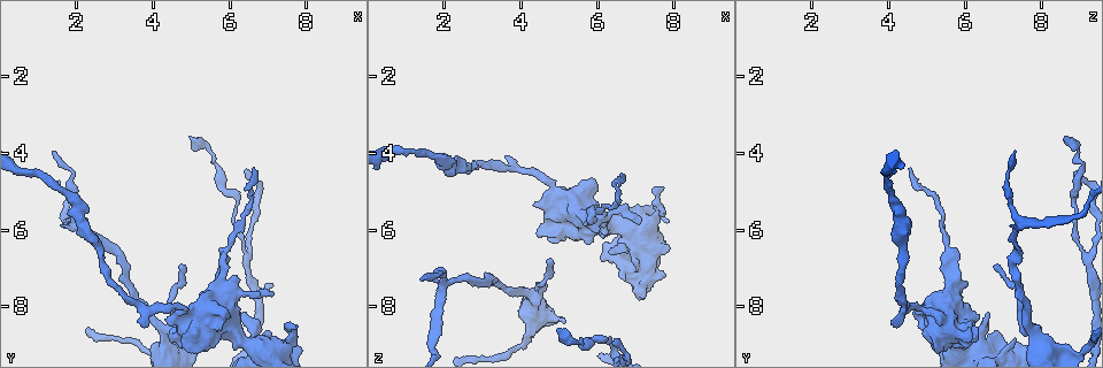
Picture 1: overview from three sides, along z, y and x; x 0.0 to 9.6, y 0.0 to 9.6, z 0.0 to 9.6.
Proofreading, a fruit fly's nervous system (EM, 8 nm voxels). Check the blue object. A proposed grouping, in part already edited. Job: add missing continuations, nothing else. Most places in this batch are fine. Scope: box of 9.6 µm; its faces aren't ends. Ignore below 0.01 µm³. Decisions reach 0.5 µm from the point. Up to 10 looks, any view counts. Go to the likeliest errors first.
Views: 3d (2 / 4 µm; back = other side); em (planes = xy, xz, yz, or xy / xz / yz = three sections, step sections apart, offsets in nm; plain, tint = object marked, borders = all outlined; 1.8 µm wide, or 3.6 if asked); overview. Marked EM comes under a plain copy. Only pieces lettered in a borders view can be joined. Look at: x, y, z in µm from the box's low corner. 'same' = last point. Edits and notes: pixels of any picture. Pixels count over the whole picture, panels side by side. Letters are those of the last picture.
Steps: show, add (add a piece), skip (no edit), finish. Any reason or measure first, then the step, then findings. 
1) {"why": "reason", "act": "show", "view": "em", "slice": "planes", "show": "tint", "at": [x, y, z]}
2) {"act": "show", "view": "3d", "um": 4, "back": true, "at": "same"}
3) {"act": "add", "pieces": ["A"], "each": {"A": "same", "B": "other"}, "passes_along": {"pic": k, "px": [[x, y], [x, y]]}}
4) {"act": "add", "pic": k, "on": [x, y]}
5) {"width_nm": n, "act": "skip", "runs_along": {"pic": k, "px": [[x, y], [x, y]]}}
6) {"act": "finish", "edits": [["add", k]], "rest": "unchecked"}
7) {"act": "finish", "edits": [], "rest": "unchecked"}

{"why": "three arms meet", "act": "show", "view": "3d", "um": 2, "back": true, "at": [2.15, 5.90, 7.35]}

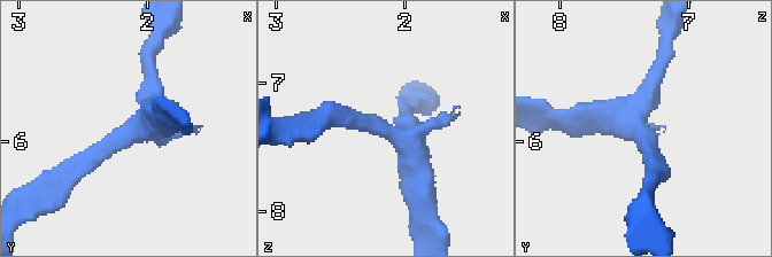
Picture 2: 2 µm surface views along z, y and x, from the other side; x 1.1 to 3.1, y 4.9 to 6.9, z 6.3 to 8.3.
{"why": "now the EM", "act": "show", "view": "em", "slice": "yz", "step": 16, "show": "tint", "at": [2.08, 5.88, 7.36]}

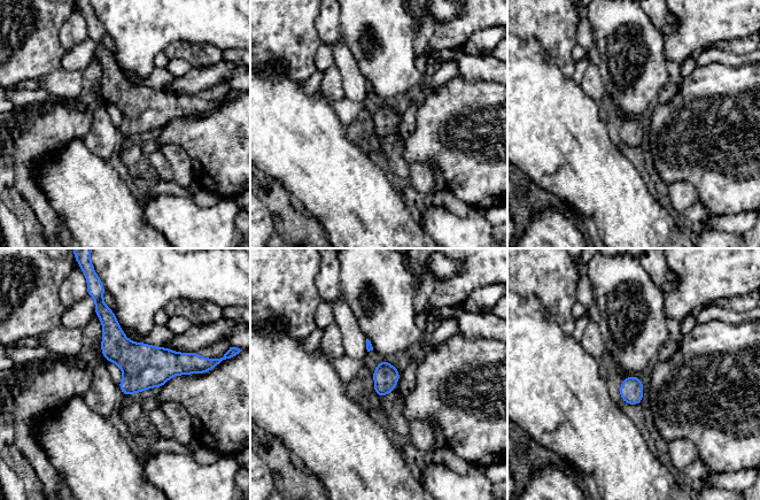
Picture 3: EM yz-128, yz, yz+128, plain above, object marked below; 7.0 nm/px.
{"why": "cut it another way", "act": "show", "view": "em", "slice": "planes", "show": "borders", "at": "same"}

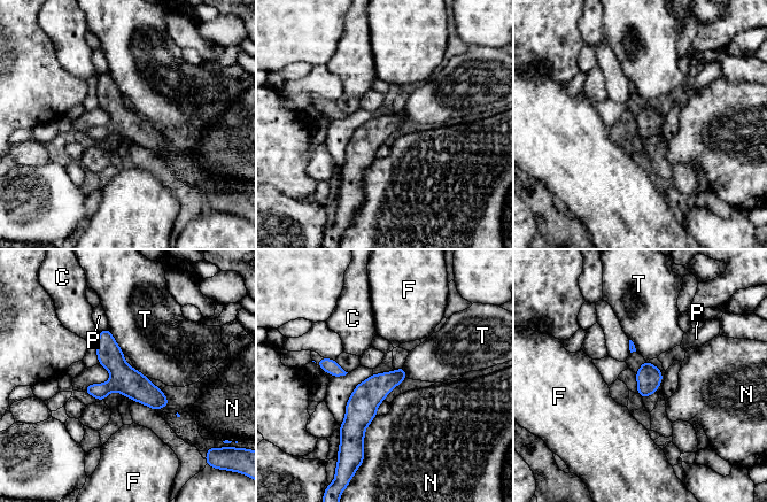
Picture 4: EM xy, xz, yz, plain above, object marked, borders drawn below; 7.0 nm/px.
{"arms": 3, "act": "skip", "each": {"C": "other", "F": "other", "N": "other", "P": "other", "T": "other"}, "runs_along": {"pic": 4, "px": [[101, 334], [113, 361], [164, 403]]}, "found": "none of them fits"}

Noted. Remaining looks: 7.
{"why": "a narrow waist", "act": "show", "view": "em", "slice": "planes", "show": "tint", "at": [5.45, 3.95, 8.90]}

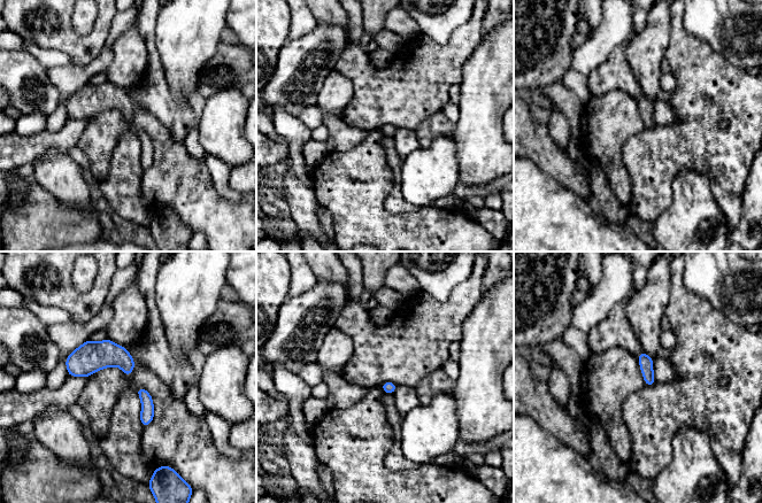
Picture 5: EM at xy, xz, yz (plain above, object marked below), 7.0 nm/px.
{"act": "show", "view": "em", "slice": "planes", "show": "borders", "at": "same"}

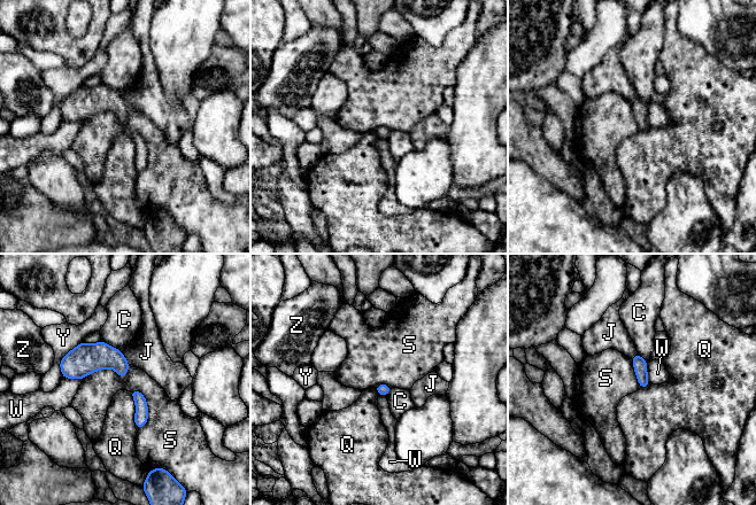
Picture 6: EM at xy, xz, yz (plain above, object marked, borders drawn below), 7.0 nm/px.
{"width_nm": 90, "act": "skip", "each": {"C": "other", "J": "other", "Q": "other", "S": "other", "W": "other", "Y": "other", "Z": "other"}, "border": {"pic": 6, "px": [[130, 366], [83, 379]]}, "found": "none of them fits"}

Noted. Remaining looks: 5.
{"why": "thick turns thin", "act": "show", "view": "em", "um": 3.6, "slice": "xz", "step": 16, "show": "borders", "at": [4.65, 8.75, 5.95]}

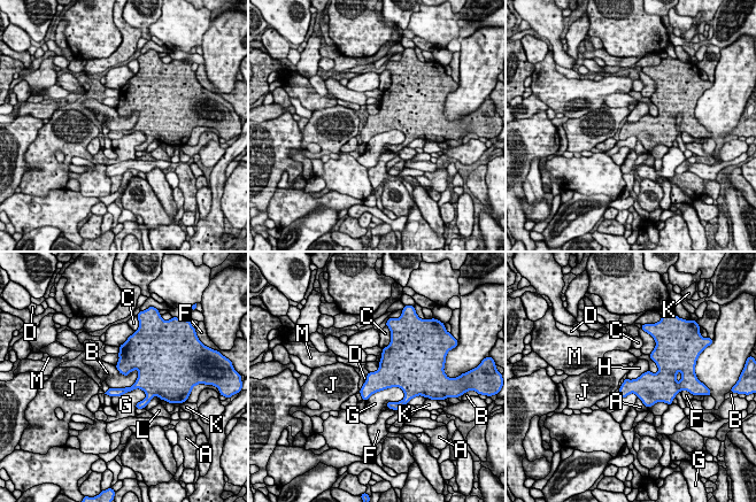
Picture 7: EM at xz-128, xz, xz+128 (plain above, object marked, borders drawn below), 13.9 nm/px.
{"act": "skip", "each": {"A": "other", "B": "other", "C": "other", "D": "other", "F": "other", "G": "other", "H": "other", "J": "other", "K": "other", "L": "other", "M": "other"}, "border": {"pic": 7, "px": [[139, 371], [132, 385], [109, 388]]}, "found": "no lettered piece goes on from it"}

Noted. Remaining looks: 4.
{"why": "thin end", "act": "show", "view": "em", "slice": "planes", "show": "borders", "at": [4.80, 6.90, 6.70]}

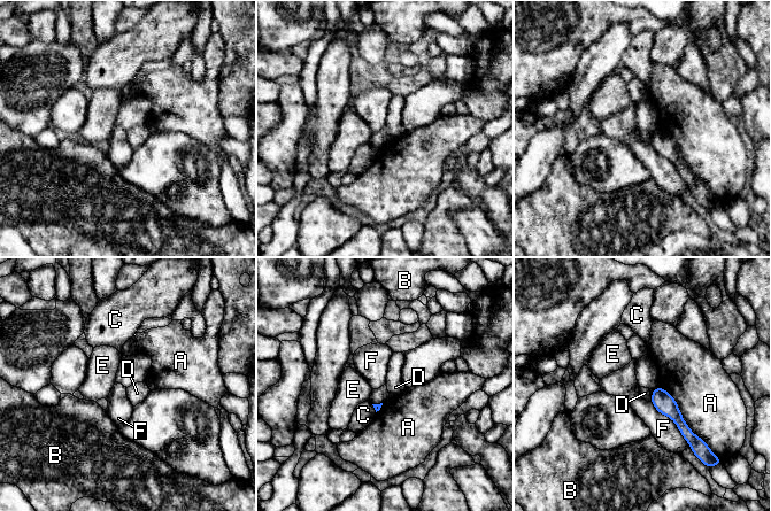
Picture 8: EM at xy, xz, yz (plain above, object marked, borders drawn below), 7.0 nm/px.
{"act": "skip", "each": {"A": "other", "B": "other", "C": "other", "D": "other", "E": "other", "F": "other"}, "found": "no lettered piece goes on from it"}

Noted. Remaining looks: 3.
{"act": "finish", "edits": [], "rest": "unchecked"}

